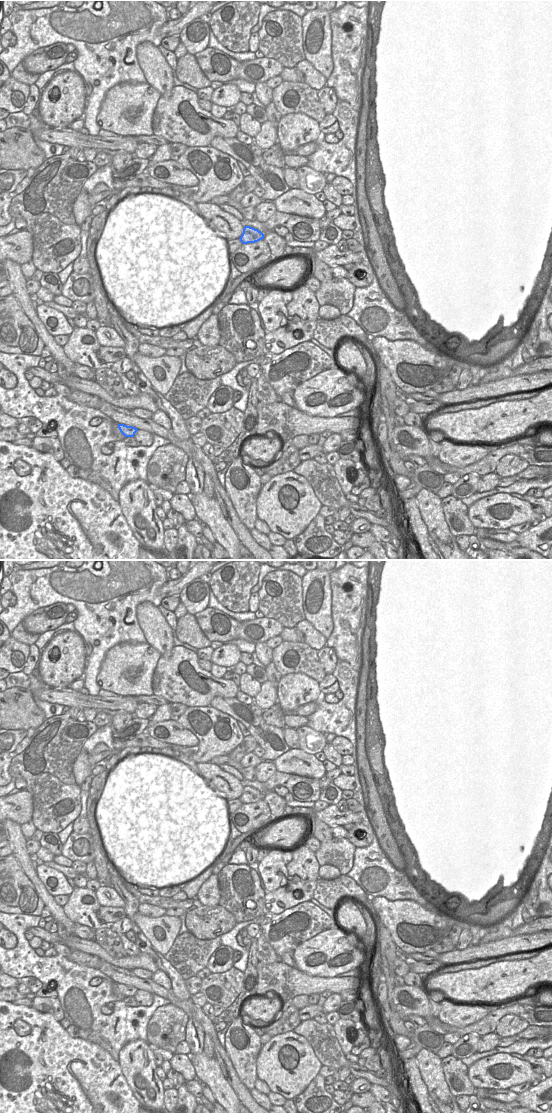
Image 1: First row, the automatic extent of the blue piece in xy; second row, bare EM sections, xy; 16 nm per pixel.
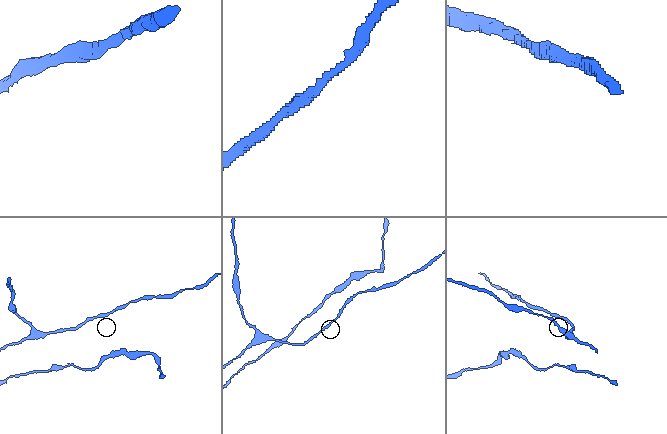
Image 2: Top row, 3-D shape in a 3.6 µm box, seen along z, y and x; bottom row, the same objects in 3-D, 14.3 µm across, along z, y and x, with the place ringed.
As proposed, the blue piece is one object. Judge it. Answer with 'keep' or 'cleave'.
cleave

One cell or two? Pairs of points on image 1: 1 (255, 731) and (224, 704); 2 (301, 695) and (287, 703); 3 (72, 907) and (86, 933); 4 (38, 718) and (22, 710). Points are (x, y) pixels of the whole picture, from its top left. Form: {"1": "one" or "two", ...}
{"1": "one", "2": "one", "3": "two", "4": "one"}

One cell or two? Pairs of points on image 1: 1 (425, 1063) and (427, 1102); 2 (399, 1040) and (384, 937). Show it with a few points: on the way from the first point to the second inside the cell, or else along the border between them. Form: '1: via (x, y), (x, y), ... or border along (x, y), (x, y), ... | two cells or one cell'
1: border along (417, 1064), (420, 1077), (434, 1102) | two cells
2: border along (395, 1033), (405, 1035), (411, 1039) | two cells

